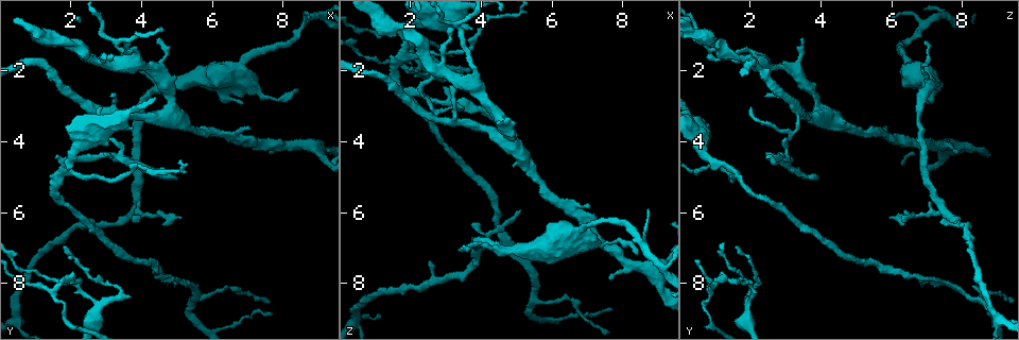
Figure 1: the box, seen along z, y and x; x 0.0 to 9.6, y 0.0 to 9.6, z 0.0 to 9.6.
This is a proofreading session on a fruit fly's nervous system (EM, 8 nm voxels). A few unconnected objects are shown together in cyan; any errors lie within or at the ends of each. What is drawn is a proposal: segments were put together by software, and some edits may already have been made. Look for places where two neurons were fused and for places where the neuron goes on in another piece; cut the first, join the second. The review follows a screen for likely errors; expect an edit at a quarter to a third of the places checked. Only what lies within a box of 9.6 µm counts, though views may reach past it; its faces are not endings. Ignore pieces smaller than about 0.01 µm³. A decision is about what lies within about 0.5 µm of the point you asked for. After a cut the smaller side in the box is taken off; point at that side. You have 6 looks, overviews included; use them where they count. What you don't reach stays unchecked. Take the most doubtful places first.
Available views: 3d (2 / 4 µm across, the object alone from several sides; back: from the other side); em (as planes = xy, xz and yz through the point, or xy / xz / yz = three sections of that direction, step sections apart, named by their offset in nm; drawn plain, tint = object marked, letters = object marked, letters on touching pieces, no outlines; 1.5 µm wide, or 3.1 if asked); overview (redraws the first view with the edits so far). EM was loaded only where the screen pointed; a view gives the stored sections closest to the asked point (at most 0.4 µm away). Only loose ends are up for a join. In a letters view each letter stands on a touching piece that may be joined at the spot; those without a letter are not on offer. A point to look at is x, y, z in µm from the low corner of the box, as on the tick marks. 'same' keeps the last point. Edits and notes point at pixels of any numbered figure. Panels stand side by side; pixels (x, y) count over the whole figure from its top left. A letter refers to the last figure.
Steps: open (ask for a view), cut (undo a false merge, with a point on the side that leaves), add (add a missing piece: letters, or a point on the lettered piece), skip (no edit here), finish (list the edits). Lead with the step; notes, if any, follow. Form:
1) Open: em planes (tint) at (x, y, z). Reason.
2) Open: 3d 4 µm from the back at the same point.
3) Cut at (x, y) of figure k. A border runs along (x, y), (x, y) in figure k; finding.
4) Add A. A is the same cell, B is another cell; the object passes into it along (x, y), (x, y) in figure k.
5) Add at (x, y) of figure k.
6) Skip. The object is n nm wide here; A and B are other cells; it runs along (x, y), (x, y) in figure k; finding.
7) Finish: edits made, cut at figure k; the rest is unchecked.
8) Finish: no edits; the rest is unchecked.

Open: 3d 4 µm at (4.95, 5.10, 3.80). Thin end.

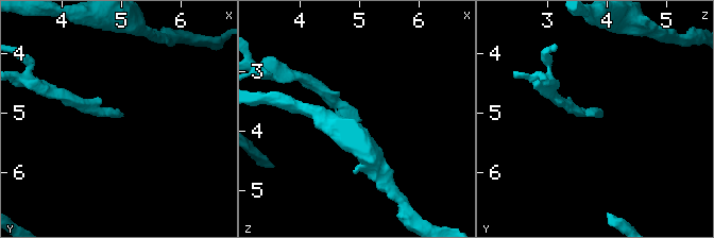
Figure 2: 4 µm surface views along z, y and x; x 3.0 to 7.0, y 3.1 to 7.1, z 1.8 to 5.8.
Open: em planes (letters) at (5.05, 5.05, 3.85).

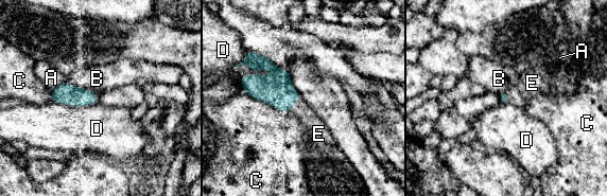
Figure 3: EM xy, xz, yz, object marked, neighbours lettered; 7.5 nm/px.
Add E. E is the same cell, A, B, C and D are other cells; the neuron continues.

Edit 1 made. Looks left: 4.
Open: 3d 2 µm at (1.55, 4.35, 2.50). An open end.

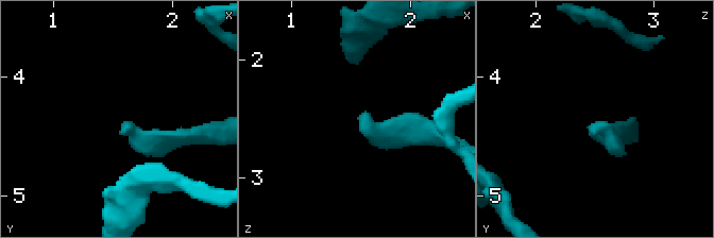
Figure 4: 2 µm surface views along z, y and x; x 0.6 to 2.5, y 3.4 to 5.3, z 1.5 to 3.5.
Open: em planes (letters) at (1.62, 4.40, 2.46).

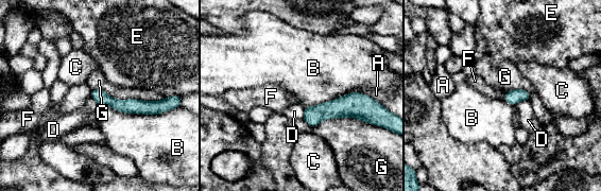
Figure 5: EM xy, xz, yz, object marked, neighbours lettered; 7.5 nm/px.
Skip. A, B, C, D, E, F and G are other cells; it runs along (93, 93), (118, 105), (159, 104) in figure 5; none of them fits.

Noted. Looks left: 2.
Finish: edits made, add at figure 3; the rest is unchecked.

